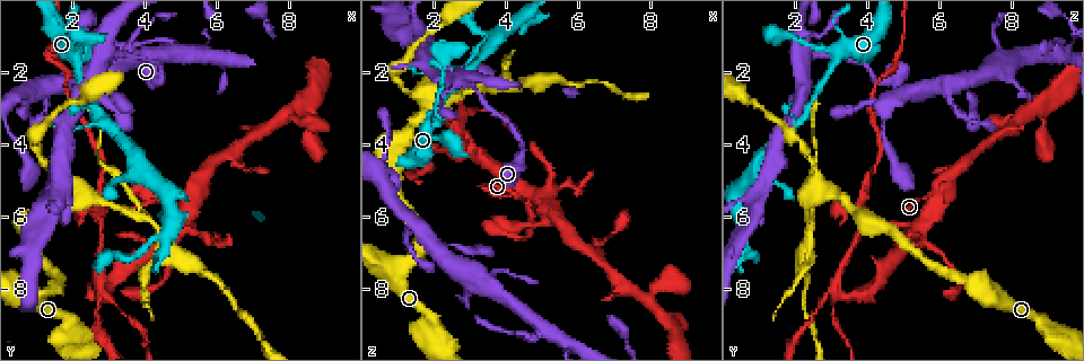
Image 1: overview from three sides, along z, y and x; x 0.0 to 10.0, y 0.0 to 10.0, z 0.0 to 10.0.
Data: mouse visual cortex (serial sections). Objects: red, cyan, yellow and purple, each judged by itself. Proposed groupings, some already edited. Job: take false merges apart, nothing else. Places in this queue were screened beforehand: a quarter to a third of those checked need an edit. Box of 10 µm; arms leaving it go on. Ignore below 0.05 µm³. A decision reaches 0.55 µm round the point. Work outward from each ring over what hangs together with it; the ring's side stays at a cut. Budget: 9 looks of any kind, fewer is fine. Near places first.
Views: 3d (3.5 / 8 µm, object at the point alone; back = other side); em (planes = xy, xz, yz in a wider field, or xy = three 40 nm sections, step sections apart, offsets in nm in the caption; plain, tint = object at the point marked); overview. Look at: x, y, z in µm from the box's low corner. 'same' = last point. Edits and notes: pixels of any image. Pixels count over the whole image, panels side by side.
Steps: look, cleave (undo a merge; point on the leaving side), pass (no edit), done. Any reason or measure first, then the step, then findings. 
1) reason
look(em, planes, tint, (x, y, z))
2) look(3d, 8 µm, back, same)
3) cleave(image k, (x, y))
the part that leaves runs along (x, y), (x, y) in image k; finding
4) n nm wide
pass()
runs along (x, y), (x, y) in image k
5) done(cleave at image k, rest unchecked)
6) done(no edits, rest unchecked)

sharp bend
look(3d, 8 µm, (1.30, 8.15, 7.30))

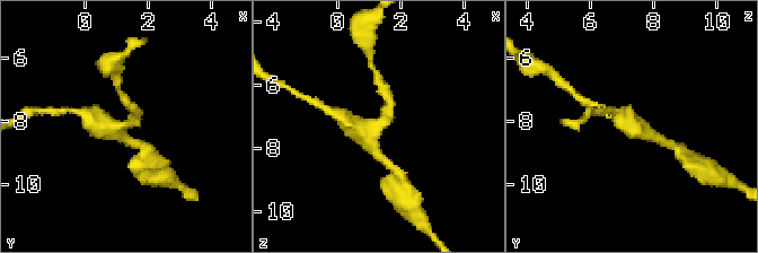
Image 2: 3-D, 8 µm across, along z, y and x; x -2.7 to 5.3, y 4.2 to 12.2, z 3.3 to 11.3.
zoom in
look(3d, 3.5 µm, same)

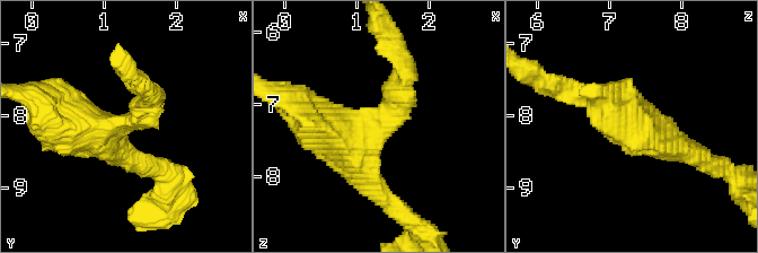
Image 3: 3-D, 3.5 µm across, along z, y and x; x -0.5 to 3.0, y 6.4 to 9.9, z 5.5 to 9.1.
3 arms; arms of 250, 400, 600 nm
pass()
runs along (684, 149), (579, 94) in image 3; continuous, no second cell

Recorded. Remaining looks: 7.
look(3d, 3.5 µm, (1.45, 4.75, 2.55))

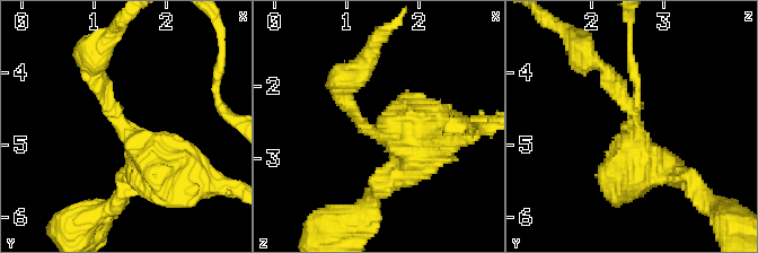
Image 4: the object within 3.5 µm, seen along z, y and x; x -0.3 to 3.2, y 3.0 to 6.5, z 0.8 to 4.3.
arms of 200, 600 nm
look(em, xy, step 3, tint, (1.45, 4.75, 2.60))

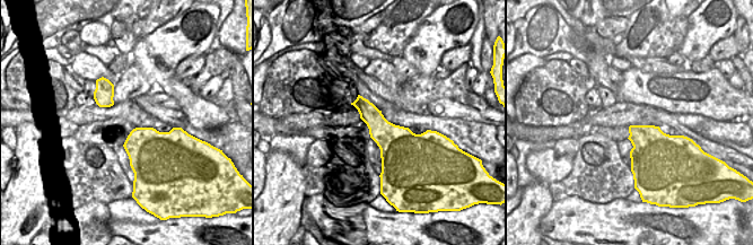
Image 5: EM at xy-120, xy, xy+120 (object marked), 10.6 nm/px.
pass()
runs along (168, 166), (106, 107), (89, 66) in image 4; continuous, no second cell

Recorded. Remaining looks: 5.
abrupt turn
look(3d, 3.5 µm, (2.25, 1.00, 2.70))

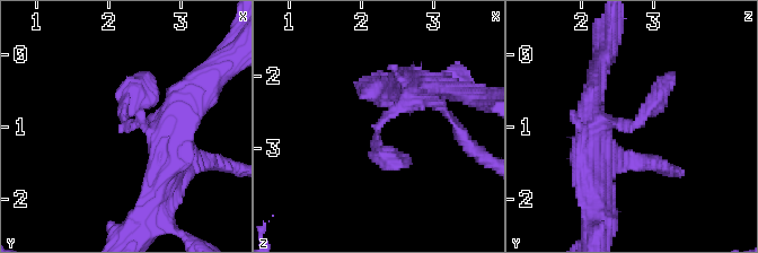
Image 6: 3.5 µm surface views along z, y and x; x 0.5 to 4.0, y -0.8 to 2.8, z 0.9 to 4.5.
look(em, planes, tint, (2.30, 1.00, 2.65))

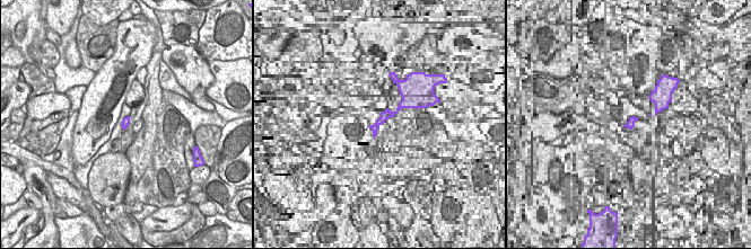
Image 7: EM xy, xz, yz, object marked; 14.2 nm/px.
pass()
runs along (593, 153), (593, 129), (637, 124), (666, 94) in image 6; all the same cell

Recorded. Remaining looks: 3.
three arms meet
look(3d, 8 µm, back, (3.75, 5.95, 2.35))

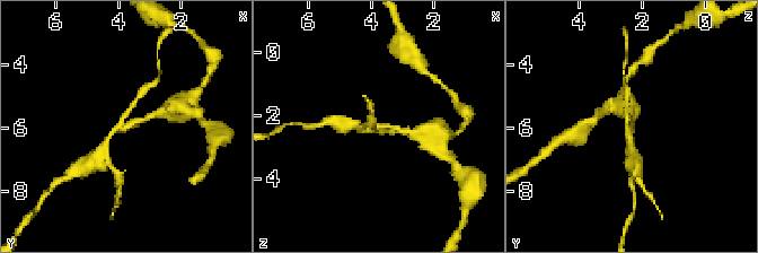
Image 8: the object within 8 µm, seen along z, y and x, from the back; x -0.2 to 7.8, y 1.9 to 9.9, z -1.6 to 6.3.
zoom in
look(3d, 3.5 µm, back, same)

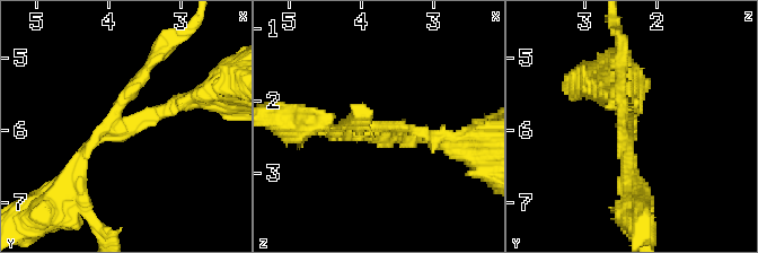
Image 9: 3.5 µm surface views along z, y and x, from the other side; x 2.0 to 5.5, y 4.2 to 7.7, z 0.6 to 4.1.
3 arms; arms of 150, 200, 200 nm
look(em, xy, step 2, tint, (3.75, 5.90, 2.40))

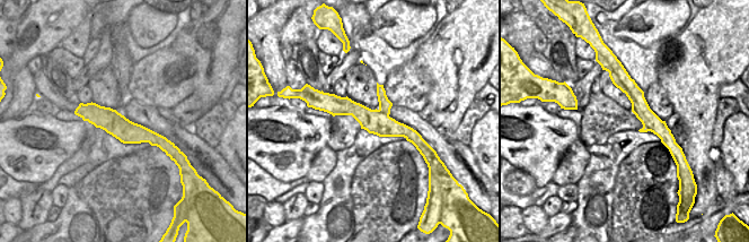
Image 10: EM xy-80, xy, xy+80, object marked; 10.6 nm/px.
pass()
all the same cell

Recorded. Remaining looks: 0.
done(no edits, rest unchecked)

